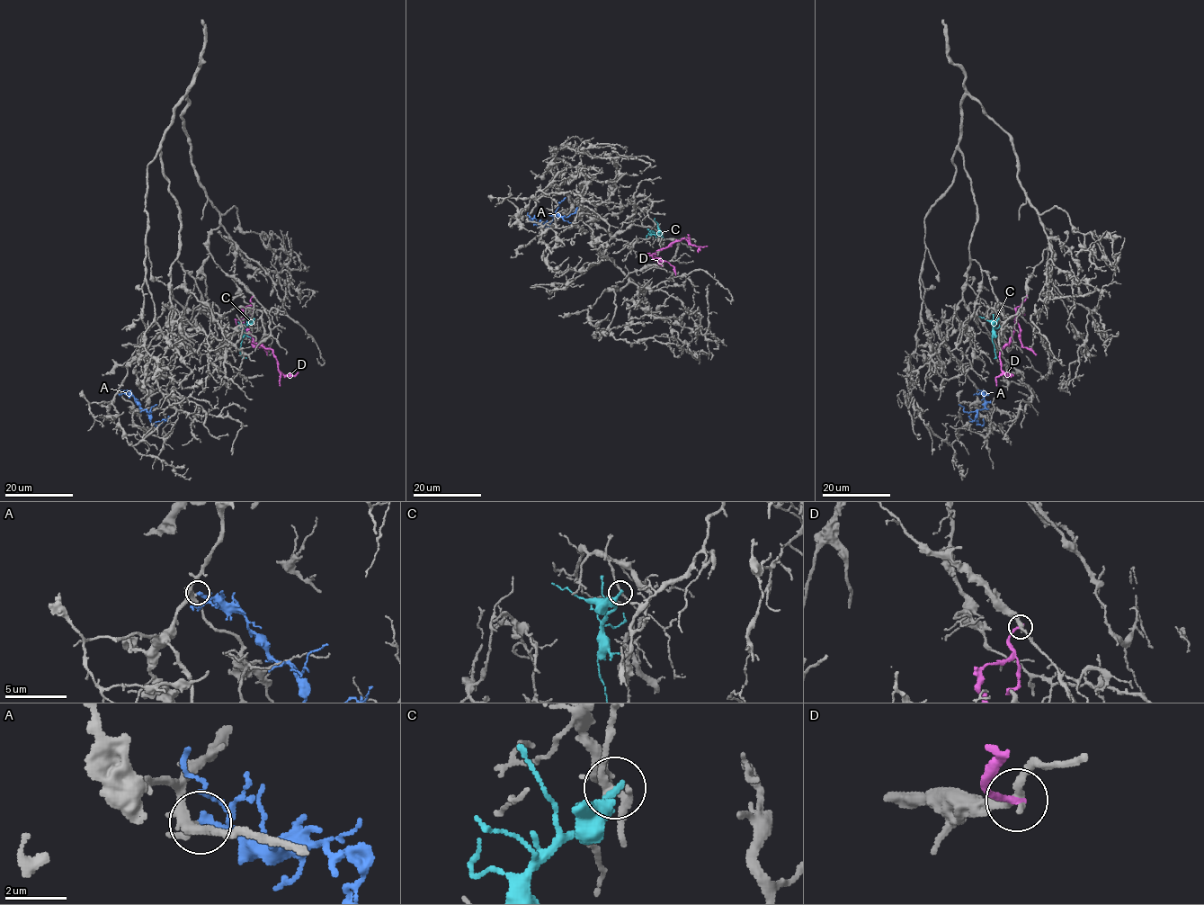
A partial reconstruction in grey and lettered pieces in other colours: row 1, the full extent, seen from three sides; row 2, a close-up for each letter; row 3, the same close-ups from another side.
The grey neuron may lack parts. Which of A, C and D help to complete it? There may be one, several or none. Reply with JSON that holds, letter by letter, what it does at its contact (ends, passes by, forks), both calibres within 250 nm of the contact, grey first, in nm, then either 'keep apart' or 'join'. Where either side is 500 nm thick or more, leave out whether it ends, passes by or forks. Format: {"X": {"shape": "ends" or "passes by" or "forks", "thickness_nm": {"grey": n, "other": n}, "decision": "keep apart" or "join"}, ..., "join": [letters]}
{"A": {"shape": "ends", "thickness_nm": {"grey": 300, "other": 280}, "decision": "keep apart"}, "C": {"shape": "ends", "thickness_nm": {"grey": 180, "other": 320}, "decision": "keep apart"}, "D": {"shape": "ends", "thickness_nm": {"grey": 260, "other": 220}, "decision": "keep apart"}, "join": []}

